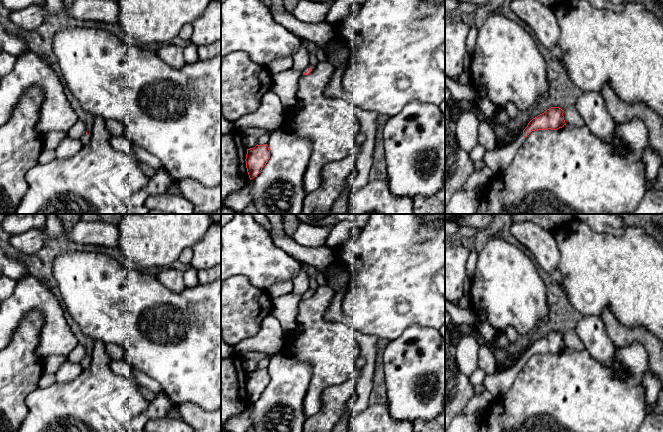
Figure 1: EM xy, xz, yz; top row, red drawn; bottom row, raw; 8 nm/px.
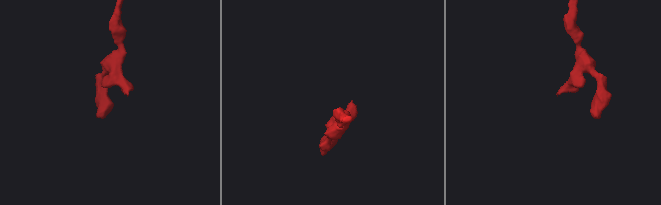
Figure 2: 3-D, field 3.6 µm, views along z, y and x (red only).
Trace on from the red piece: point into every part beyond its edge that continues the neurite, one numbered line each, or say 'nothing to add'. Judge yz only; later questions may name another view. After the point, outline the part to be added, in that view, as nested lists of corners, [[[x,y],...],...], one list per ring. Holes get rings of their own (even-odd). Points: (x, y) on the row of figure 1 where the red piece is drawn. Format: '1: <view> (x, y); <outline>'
1: yz (497, 160); [[[523,131],[517,136],[517,139],[504,147],[498,147],[495,150],[486,151],[482,162],[494,174],[501,173],[512,163],[516,152],[524,143],[527,137],[523,136]]]

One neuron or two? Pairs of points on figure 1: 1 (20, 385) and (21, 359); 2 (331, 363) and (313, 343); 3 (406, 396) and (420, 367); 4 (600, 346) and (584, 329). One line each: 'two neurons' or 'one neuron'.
1: one neuron
2: one neuron
3: one neuron
4: one neuron

